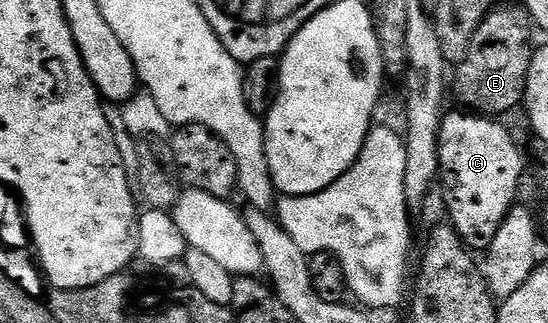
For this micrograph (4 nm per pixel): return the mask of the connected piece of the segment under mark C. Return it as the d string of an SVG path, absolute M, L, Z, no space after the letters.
M458 111L462 113L447 112L442 118L442 126L440 127L440 135L438 136L438 154L440 155L440 186L442 185L442 197L446 200L446 209L450 212L448 217L449 224L454 226L454 230L462 237L462 242L466 244L466 248L471 251L485 251L490 248L492 239L496 239L496 231L500 231L500 223L504 223L504 219L508 215L508 211L513 209L518 197L518 184L522 181L522 161L524 165L524 153L518 150L518 145L514 142L514 137L501 124L501 120L485 115L479 115L473 111Z

